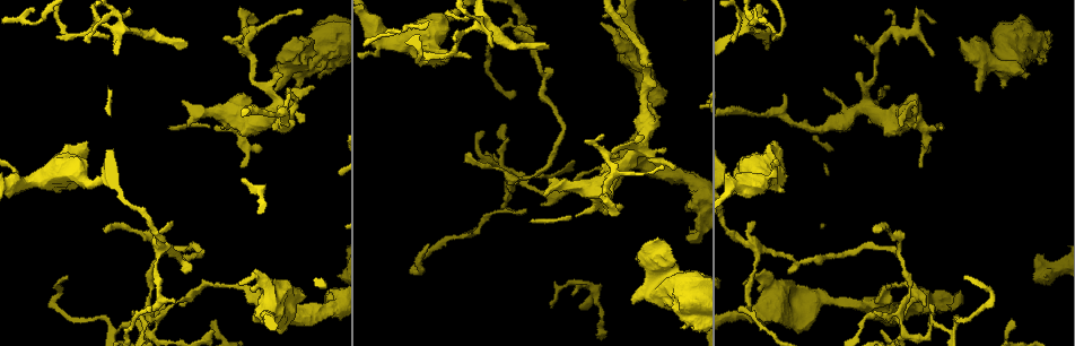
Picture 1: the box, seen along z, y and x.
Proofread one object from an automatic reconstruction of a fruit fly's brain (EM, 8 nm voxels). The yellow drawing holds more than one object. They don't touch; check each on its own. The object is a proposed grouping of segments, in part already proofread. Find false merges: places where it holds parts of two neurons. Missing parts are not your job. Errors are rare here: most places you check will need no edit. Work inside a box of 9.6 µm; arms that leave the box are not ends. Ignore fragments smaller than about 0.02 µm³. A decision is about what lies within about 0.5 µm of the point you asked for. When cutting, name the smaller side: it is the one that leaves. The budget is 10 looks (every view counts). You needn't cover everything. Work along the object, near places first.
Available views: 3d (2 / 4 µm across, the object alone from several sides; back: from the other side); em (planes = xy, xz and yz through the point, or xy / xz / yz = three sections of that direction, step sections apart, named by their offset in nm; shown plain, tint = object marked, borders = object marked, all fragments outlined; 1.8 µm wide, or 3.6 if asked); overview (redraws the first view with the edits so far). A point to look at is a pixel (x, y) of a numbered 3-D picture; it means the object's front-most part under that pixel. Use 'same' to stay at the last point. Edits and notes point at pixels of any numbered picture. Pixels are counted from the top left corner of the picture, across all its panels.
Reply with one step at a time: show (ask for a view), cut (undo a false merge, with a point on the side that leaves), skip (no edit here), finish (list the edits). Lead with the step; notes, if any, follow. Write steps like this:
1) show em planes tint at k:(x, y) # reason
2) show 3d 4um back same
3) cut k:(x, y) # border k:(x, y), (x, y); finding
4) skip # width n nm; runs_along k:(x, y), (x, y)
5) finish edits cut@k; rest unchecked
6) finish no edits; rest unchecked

show 3d 4um at 1:(775, 34) # sharp bend

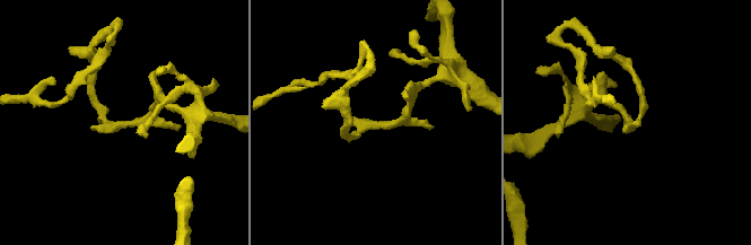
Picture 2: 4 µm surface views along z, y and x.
show em xy step 16 tint at 2:(108, 124) # shape alone is not enough

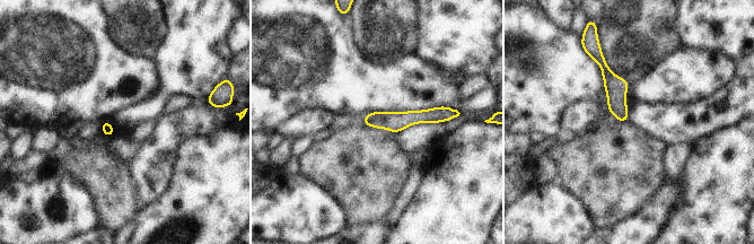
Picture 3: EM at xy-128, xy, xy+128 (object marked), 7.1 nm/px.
skip # width 110 nm; runs_along 3:(445, 113), (366, 122); all the same neuron

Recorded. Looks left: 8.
show em 3.6um planes tint at 1:(161, 246) # a fork

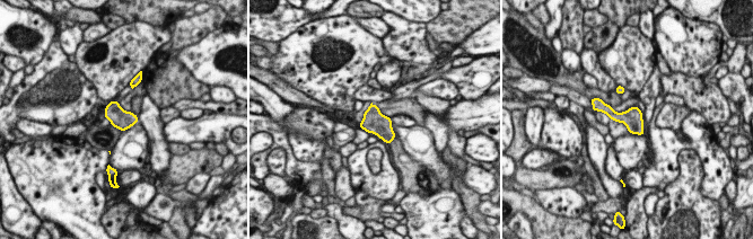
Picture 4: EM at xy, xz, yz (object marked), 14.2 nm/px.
skip # width 280 nm; all the same neuron

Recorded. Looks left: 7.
show em xy step 8 tint at 1:(652, 99) # branch point

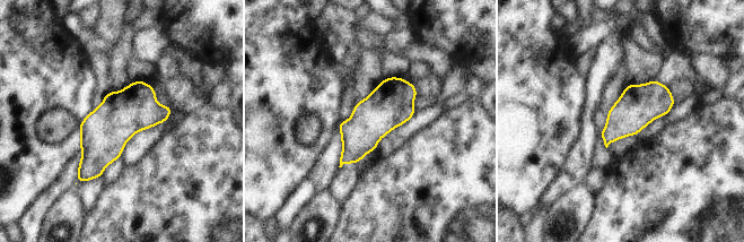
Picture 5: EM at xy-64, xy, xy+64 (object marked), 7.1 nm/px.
skip # all the same neuron

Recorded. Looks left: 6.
show em planes tint at 1:(621, 153) # three-way junction

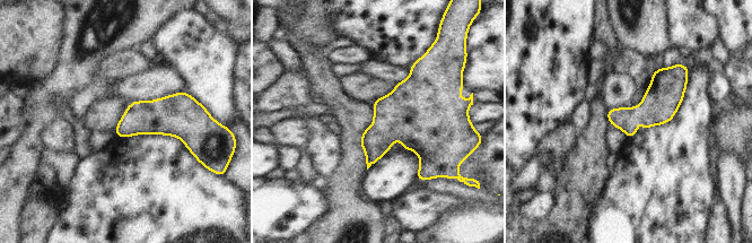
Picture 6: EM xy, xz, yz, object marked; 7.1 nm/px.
skip # width 200 nm; continuous, no second neuron

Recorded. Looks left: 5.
finish no edits; rest unchecked

